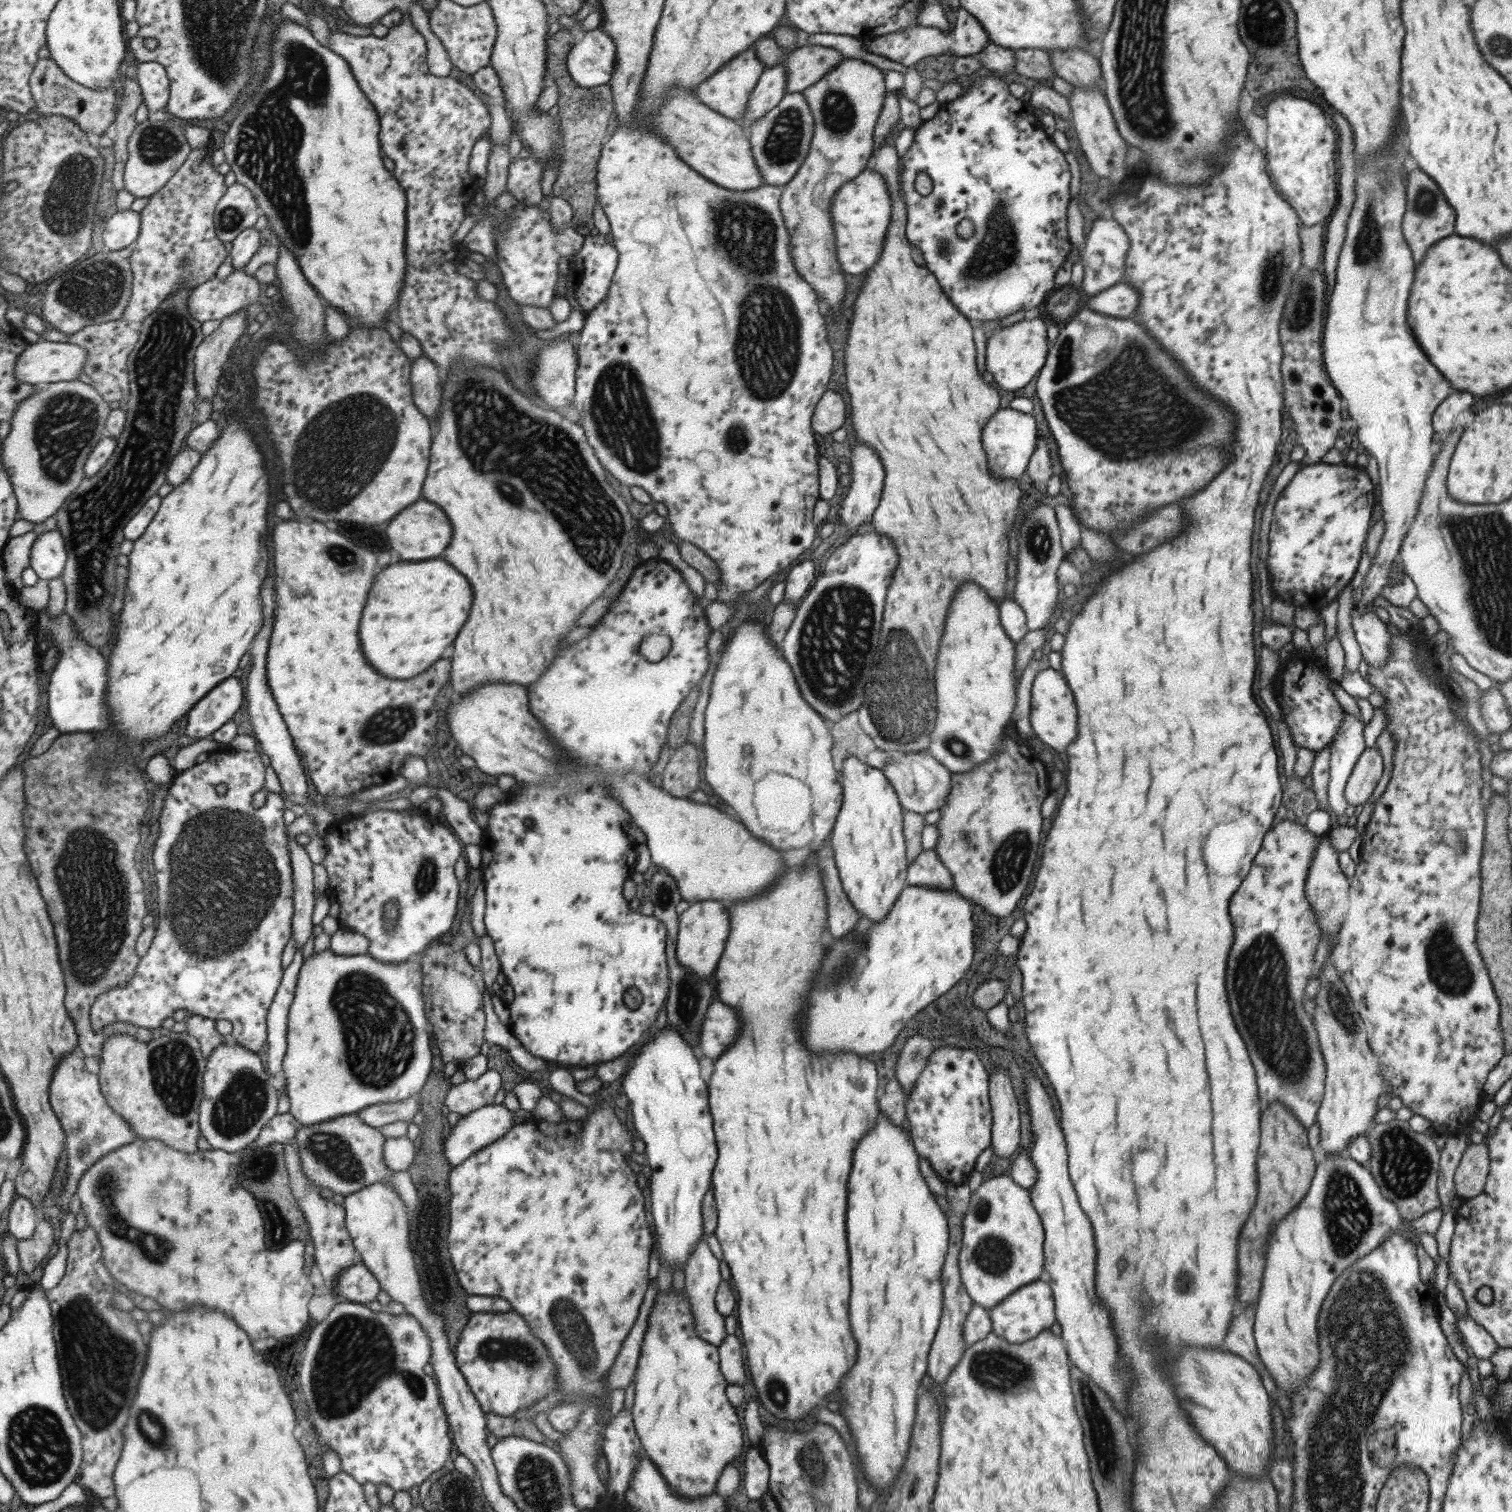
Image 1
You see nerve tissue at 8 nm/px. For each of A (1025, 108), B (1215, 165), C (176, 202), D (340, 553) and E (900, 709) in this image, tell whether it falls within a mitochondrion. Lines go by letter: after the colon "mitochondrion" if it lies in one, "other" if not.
A: other
B: other
C: other
D: mitochondrion
E: mitochondrion

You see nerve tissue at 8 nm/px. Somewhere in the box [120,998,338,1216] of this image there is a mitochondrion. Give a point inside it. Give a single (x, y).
(173, 1065)

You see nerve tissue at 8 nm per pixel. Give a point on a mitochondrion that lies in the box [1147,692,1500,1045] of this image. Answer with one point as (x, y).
(1448, 970)

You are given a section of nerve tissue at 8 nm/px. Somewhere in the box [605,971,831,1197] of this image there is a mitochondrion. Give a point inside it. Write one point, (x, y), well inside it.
(689, 999)

